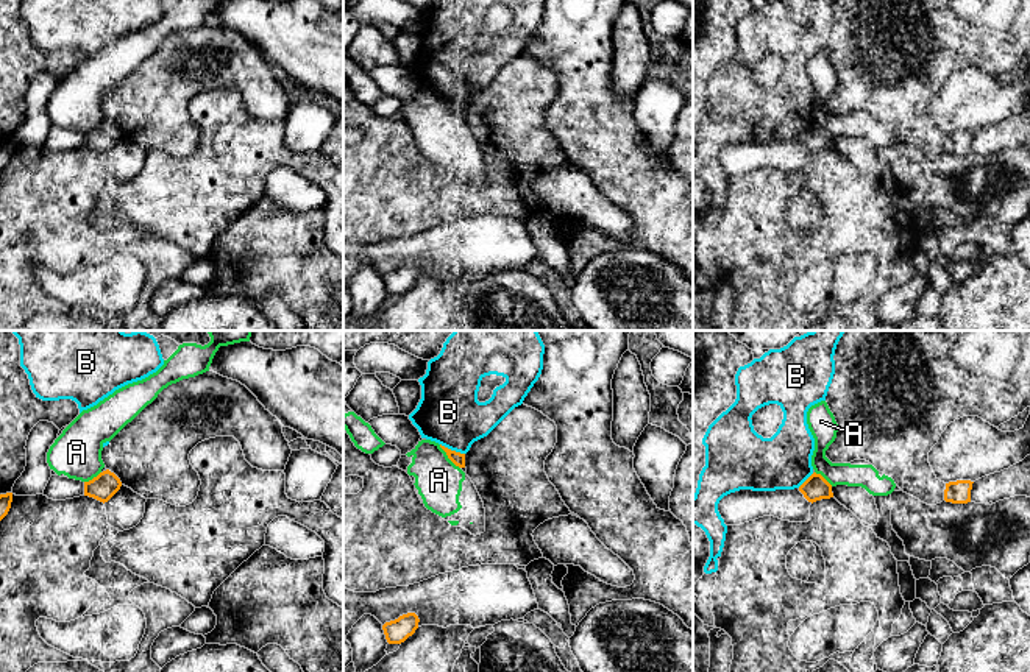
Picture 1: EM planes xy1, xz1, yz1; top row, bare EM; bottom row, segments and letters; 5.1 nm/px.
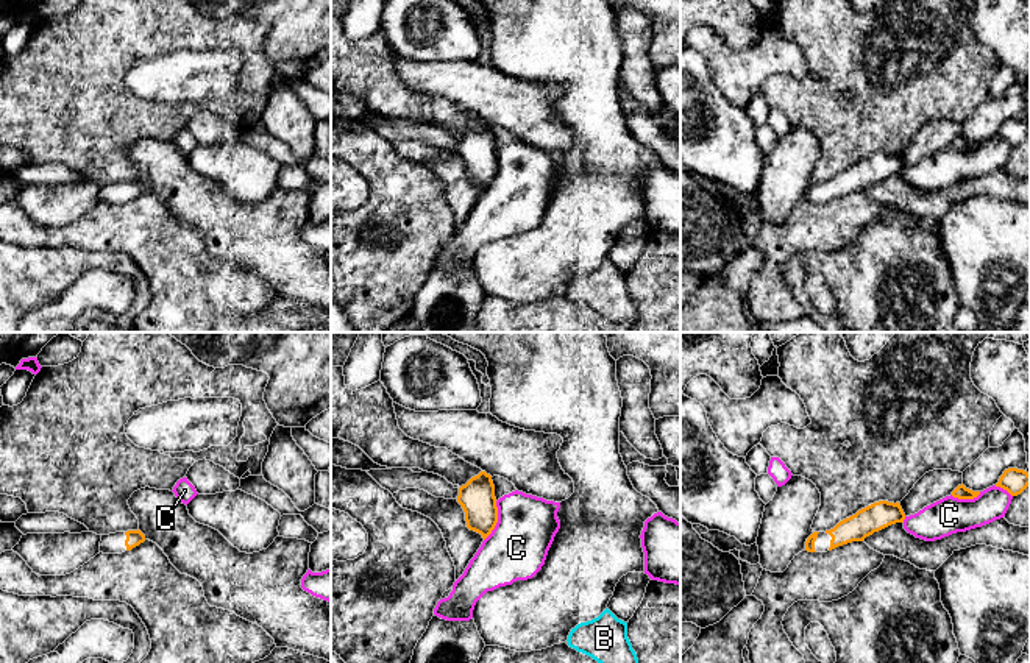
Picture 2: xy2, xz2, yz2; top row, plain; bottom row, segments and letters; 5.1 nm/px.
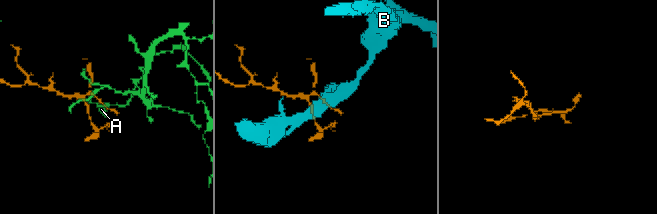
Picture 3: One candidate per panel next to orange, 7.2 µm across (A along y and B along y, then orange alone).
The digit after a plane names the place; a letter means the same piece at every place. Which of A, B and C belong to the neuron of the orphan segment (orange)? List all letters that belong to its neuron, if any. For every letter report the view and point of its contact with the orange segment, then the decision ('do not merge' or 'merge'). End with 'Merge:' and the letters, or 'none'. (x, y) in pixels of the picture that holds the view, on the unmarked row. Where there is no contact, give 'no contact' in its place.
A: xz1 (448, 108) | do not merge
B: xz1 (453, 102) | do not merge
C: xz2 (497, 172) | do not merge
Merge: none

